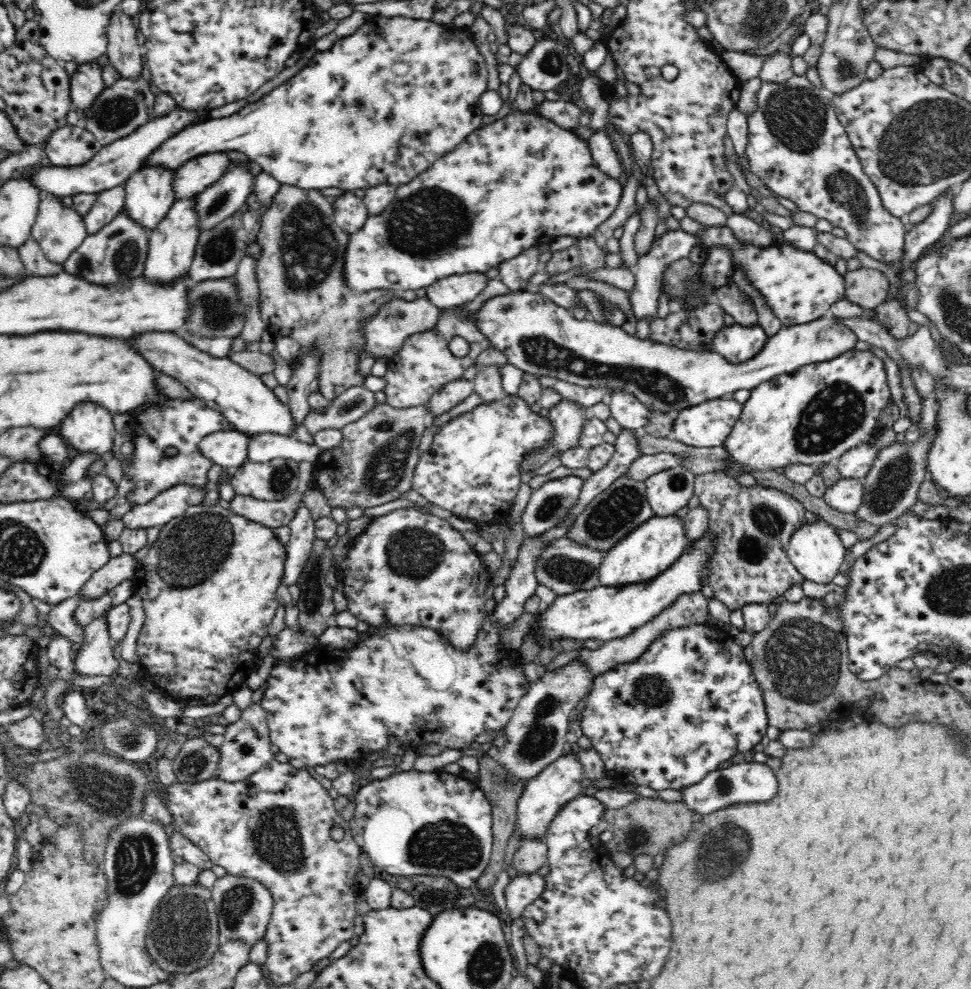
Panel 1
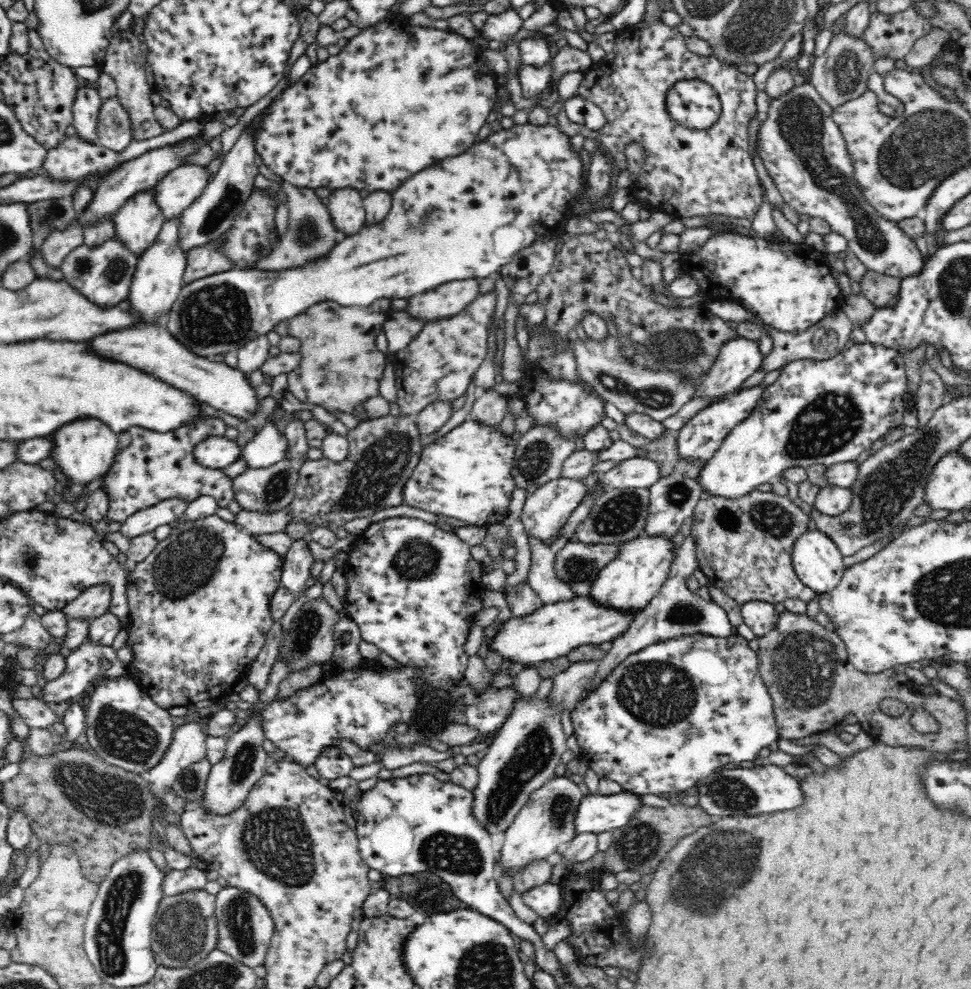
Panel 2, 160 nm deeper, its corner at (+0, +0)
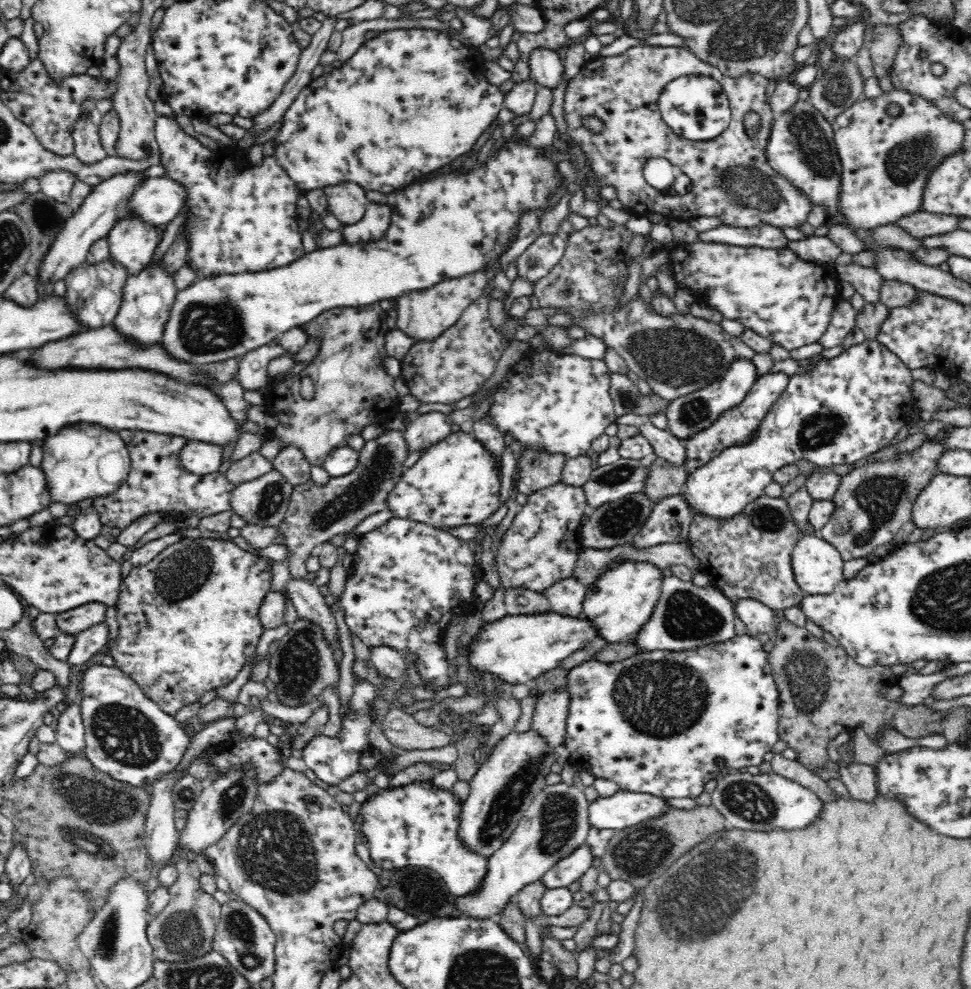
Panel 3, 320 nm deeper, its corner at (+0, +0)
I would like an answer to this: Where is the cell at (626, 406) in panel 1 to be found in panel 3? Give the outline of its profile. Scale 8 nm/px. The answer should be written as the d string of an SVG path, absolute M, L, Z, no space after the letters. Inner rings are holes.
M652 423L640 426L645 439L653 446L654 457L664 458L670 465L686 469L686 447L666 429L656 428Z

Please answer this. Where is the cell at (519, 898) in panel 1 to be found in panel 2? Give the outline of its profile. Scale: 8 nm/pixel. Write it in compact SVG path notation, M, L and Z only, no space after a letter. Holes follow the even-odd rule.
M546 883L540 886L535 886L529 891L526 891L521 898L524 904L527 904L535 910L540 917L550 919L556 917L562 902L561 885L554 883Z

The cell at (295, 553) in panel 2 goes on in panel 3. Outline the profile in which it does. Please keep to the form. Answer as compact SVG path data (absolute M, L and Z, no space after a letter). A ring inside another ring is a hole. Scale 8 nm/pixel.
M290 578L285 583L285 588L289 592L299 618L306 619L306 621L320 627L320 631L324 635L324 641L328 643L328 647L332 649L332 654L334 654L335 650L340 648L338 625L332 610L328 608L326 600L324 600L324 595L307 578Z

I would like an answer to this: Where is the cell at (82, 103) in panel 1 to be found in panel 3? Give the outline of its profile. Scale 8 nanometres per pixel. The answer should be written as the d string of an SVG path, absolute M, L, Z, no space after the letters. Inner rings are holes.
M88 115L80 116L74 125L73 139L78 160L87 165L103 161L107 155L102 149L99 127L94 125Z

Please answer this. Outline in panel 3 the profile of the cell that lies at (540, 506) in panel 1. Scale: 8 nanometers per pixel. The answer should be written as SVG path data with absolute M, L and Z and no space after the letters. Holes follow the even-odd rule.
M562 482L528 496L522 510L517 512L495 549L494 566L498 571L500 588L504 592L522 588L545 594L554 583L573 576L578 555L584 548L581 528L584 522L582 517L589 512L587 507L583 488L567 486Z

